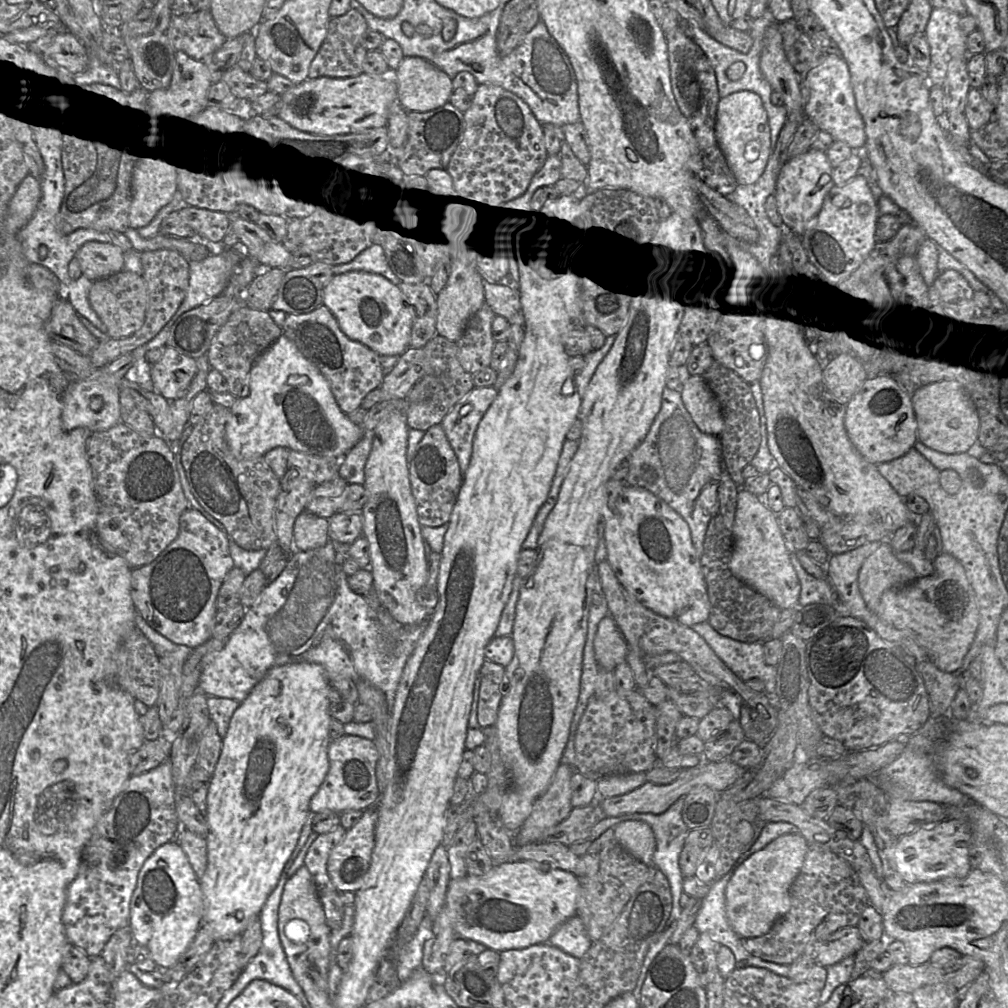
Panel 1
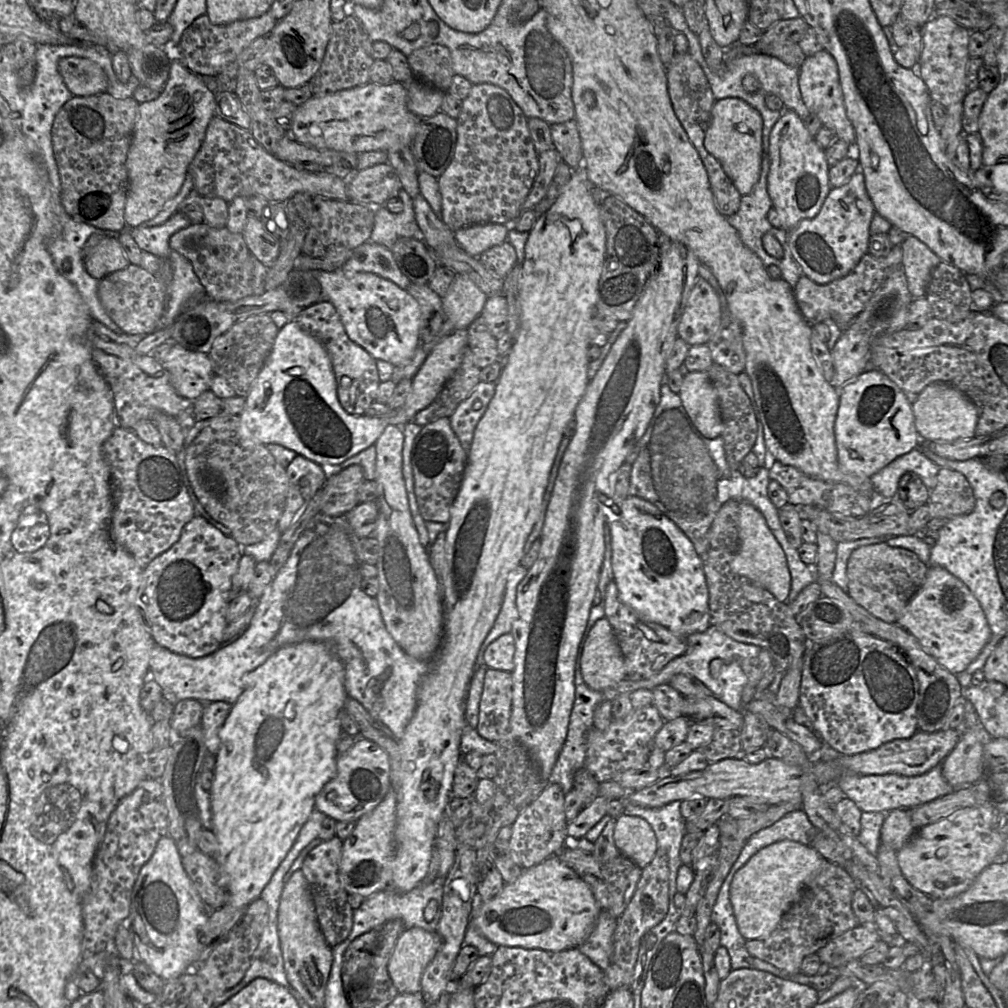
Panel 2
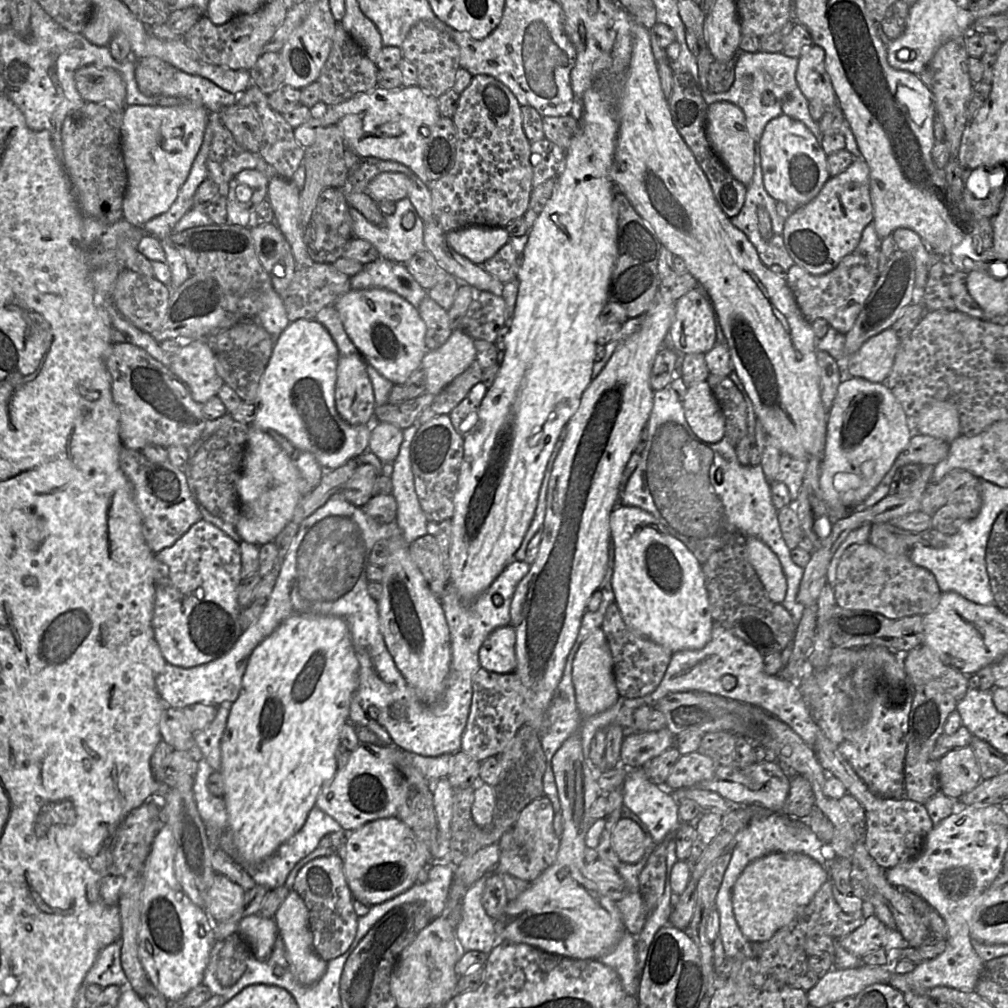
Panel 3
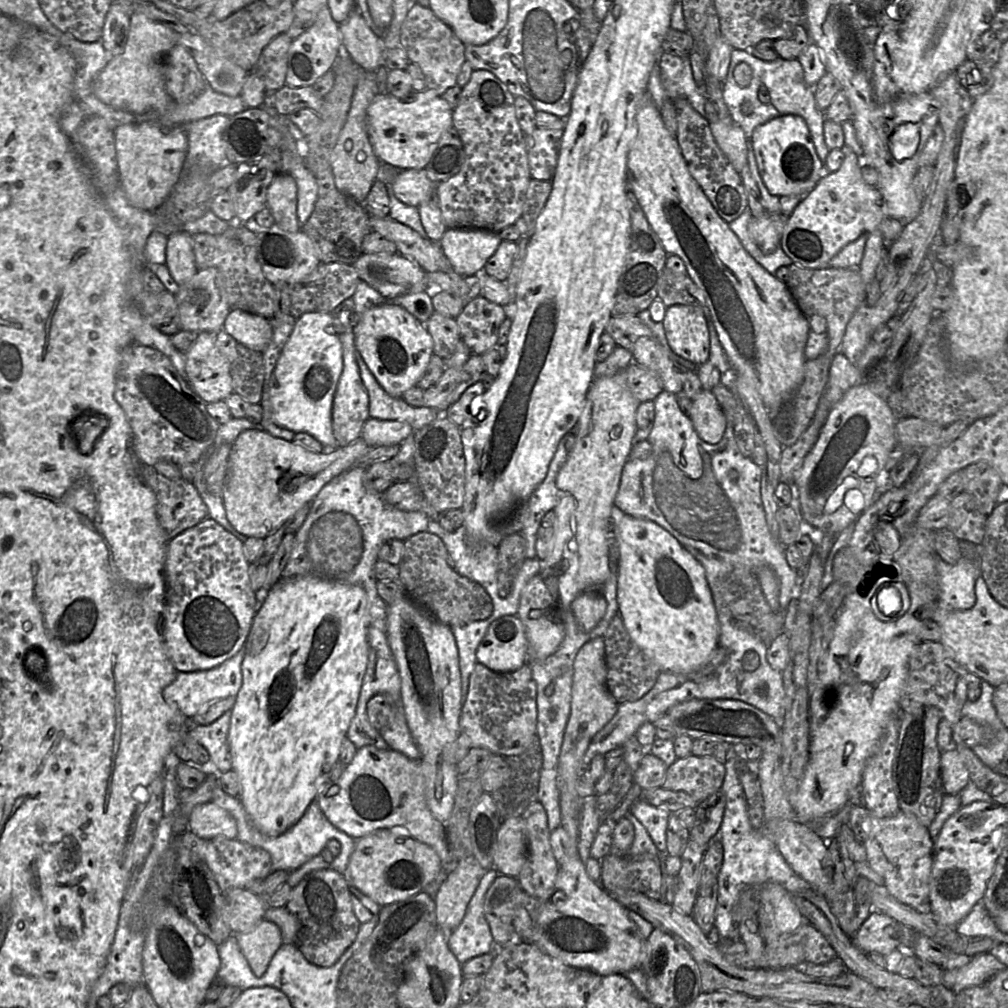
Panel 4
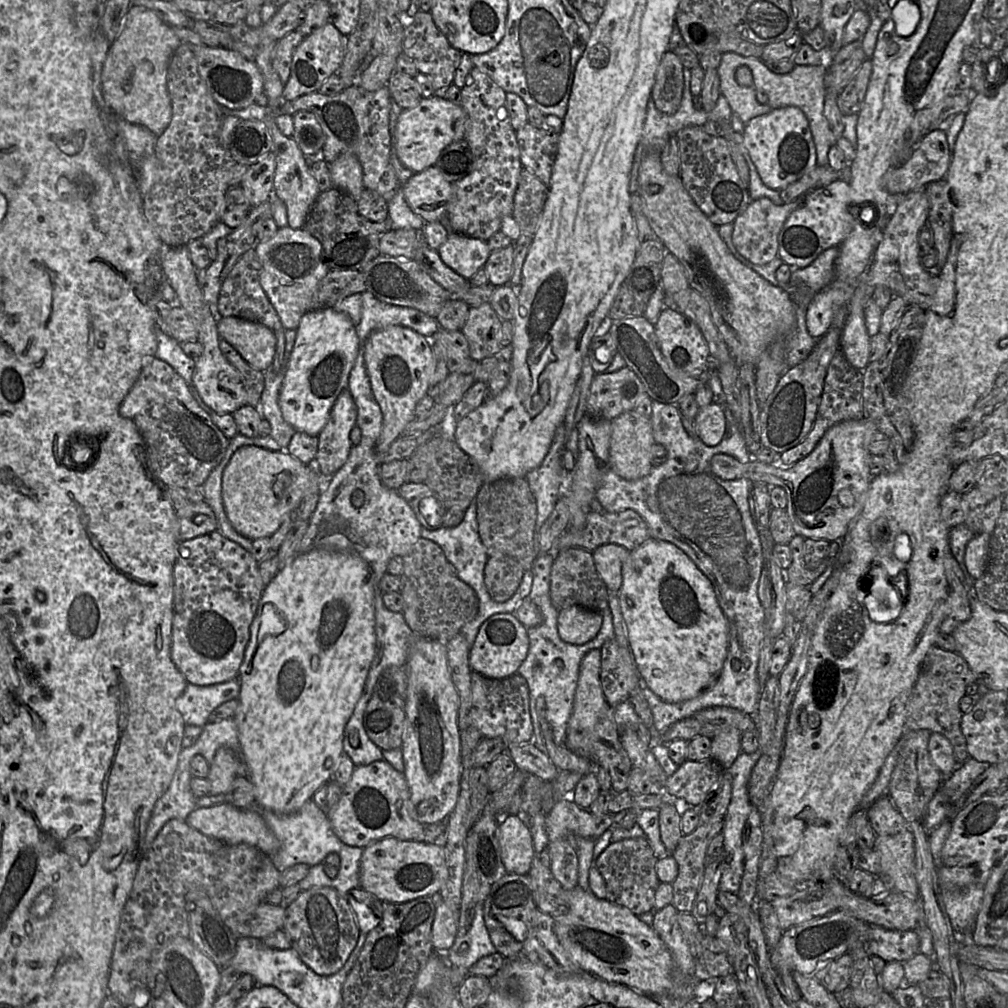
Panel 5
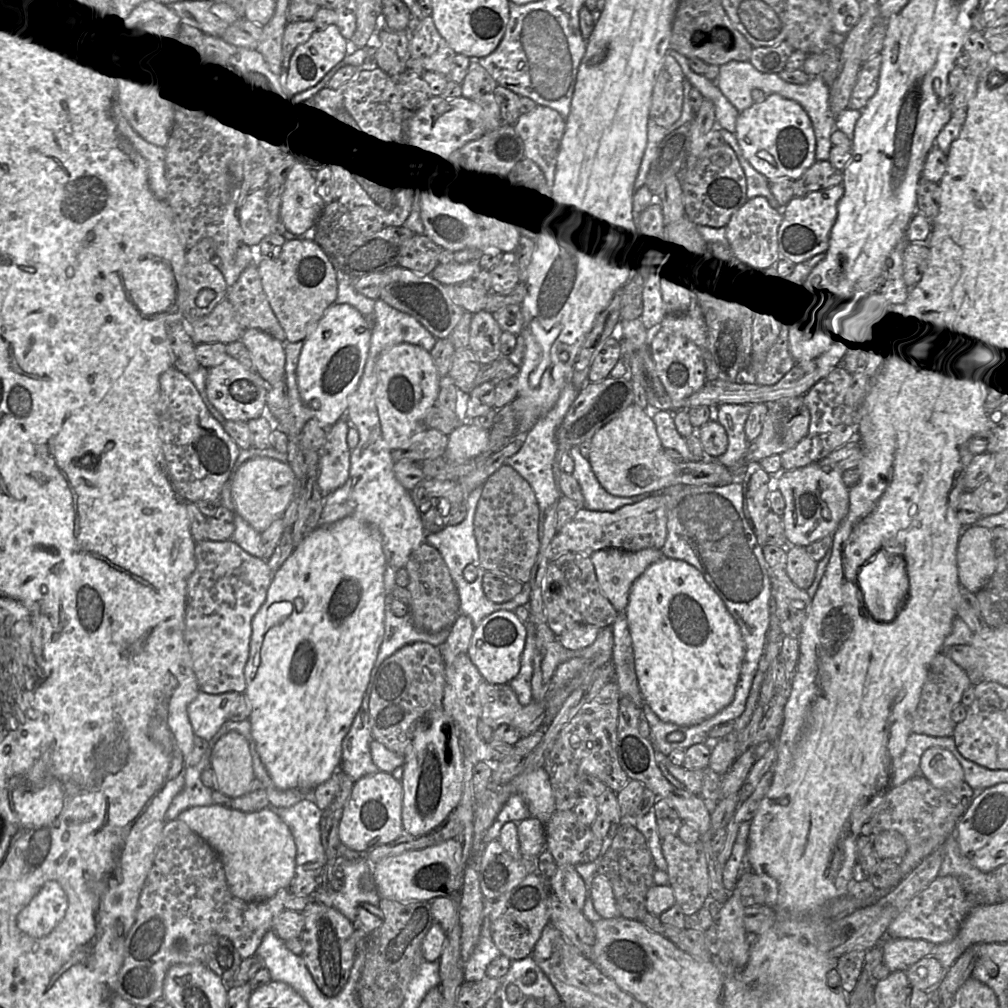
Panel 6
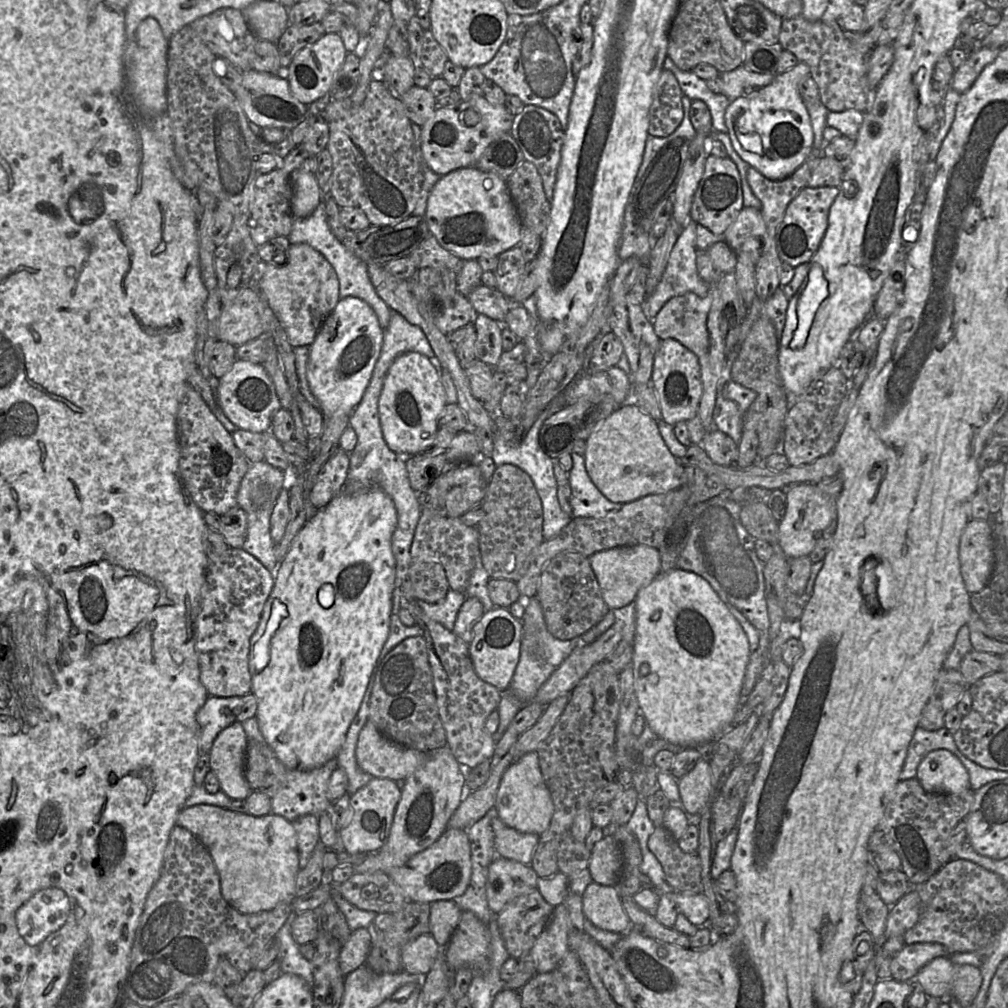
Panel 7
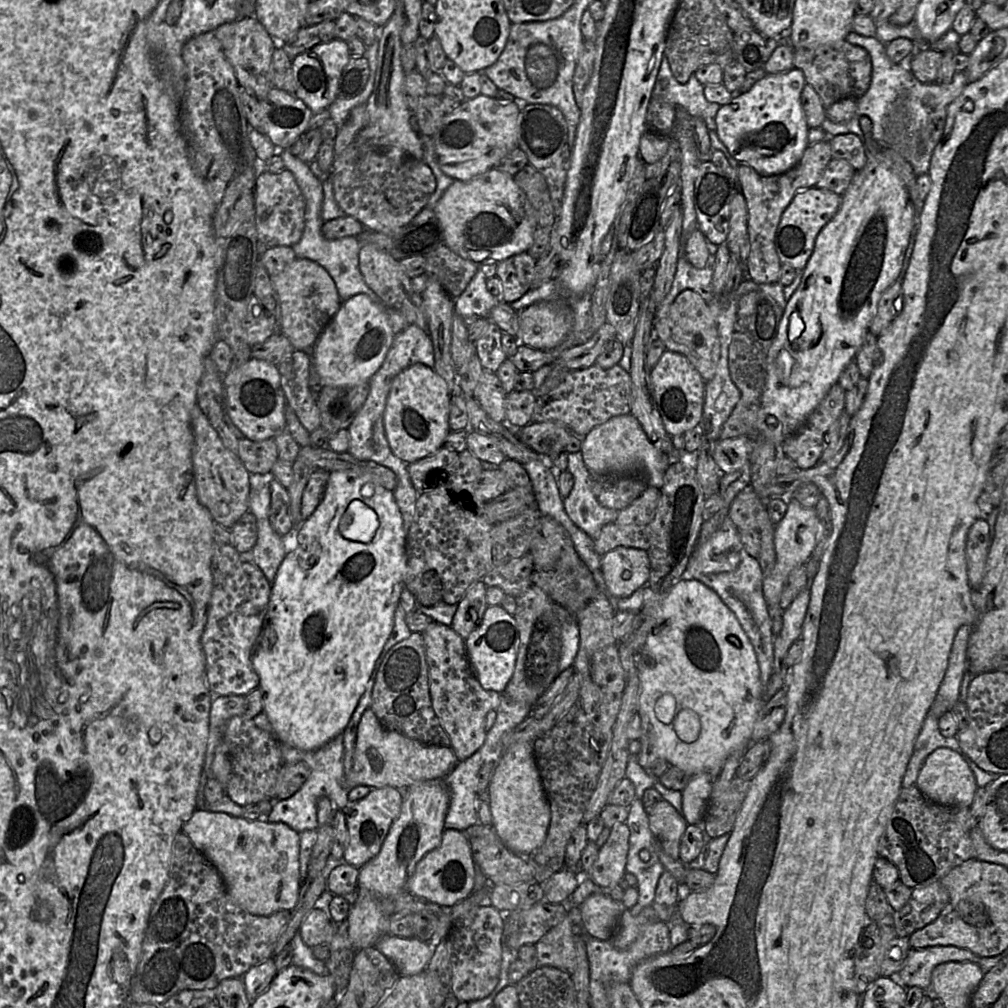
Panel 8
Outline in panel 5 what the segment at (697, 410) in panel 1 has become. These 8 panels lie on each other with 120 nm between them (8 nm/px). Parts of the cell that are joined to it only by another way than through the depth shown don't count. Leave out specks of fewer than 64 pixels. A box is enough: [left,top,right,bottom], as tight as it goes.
[695,403,725,446]

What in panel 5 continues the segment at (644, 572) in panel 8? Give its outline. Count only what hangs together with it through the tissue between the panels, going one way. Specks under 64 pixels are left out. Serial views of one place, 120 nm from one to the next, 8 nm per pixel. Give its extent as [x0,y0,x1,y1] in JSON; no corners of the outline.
[592,544,630,592]

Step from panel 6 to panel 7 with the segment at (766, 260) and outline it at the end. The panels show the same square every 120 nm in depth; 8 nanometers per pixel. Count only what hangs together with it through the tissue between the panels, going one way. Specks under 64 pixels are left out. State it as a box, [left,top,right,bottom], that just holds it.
[725,207,766,264]

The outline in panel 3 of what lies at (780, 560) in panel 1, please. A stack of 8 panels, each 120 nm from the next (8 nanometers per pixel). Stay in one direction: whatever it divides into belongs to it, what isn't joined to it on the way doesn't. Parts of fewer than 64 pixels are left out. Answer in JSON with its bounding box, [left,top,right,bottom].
[747,537,787,604]

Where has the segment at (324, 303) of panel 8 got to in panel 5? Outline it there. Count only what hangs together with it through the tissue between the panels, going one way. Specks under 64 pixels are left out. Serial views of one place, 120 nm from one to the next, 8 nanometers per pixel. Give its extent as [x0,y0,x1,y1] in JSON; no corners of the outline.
[253,227,329,329]

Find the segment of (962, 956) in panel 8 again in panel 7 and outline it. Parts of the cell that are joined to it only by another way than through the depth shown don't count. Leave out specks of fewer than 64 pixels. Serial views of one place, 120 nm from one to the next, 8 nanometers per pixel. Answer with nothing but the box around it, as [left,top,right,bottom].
[891,942,952,981]

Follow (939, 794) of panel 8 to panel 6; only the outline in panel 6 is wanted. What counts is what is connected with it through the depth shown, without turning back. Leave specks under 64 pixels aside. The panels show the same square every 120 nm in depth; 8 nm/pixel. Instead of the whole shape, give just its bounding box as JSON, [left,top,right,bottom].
[919,746,964,788]

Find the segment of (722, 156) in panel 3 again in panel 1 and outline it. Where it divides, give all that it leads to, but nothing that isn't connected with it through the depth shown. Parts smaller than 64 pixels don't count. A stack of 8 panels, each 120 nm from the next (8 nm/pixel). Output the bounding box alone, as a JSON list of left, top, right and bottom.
[715,91,772,185]

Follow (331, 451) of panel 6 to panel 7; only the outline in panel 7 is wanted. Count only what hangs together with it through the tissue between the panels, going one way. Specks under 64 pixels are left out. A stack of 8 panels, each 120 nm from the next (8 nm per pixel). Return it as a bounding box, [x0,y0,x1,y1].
[310,448,349,509]

